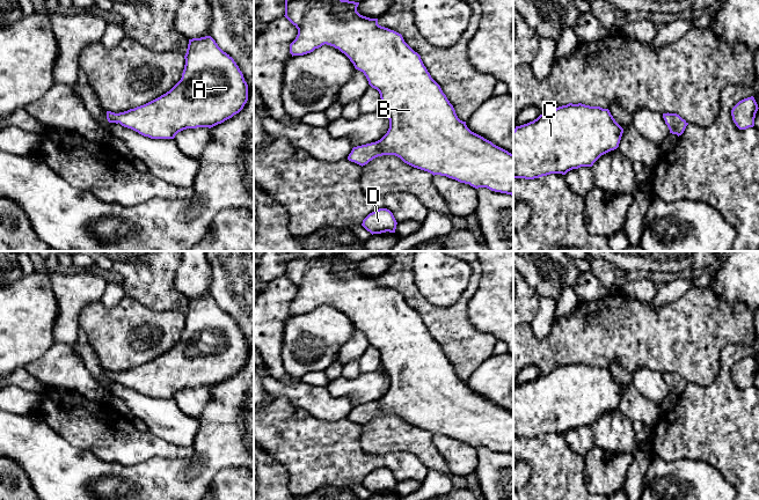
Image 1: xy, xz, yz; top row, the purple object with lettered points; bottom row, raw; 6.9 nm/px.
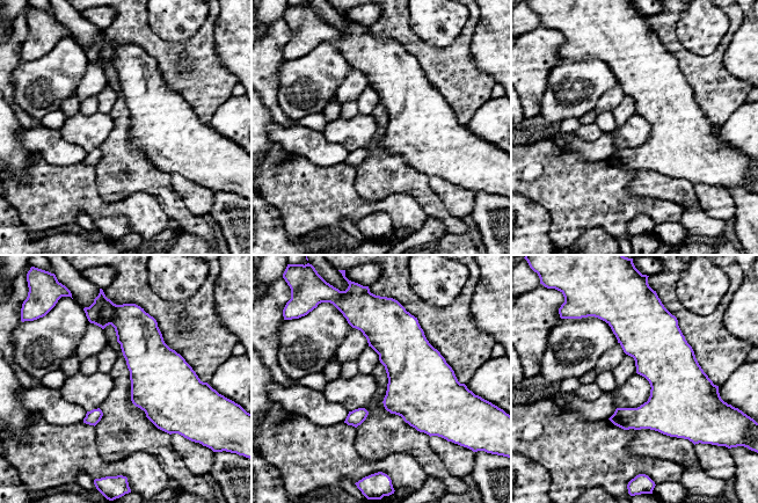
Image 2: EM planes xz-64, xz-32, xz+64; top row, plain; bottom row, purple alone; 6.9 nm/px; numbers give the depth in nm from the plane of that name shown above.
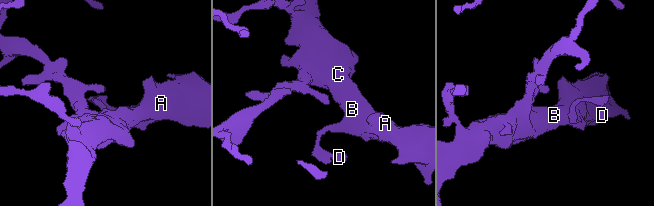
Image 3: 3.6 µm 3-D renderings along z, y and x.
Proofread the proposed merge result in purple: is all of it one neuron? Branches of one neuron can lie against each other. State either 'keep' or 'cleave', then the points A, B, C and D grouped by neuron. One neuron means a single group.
keep | A B C D

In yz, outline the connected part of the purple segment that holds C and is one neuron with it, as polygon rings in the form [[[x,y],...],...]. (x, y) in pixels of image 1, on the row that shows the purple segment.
[[[582,103],[559,106],[513,130],[513,178],[534,179],[592,167],[601,155],[619,147],[622,133],[608,109]]]

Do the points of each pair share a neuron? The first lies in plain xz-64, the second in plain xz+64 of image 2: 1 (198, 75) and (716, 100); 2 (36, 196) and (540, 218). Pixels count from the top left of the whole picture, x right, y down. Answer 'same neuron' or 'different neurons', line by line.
1: same neuron
2: different neurons

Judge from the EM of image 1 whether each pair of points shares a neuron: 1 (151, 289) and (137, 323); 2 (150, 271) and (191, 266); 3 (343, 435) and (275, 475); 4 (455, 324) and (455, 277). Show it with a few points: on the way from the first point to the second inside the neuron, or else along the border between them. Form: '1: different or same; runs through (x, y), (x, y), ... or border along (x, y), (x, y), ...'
1: different; border along (125, 294), (152, 309), (159, 311), (170, 310)
2: different; border along (179, 263), (175, 270), (174, 286), (184, 294)
3: different; border along (265, 451), (286, 470), (289, 487)
4: different; border along (468, 285), (451, 306), (438, 307), (428, 301)

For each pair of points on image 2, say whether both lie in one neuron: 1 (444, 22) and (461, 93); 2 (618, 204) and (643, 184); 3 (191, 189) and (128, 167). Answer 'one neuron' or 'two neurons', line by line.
1: two neurons
2: two neurons
3: two neurons

